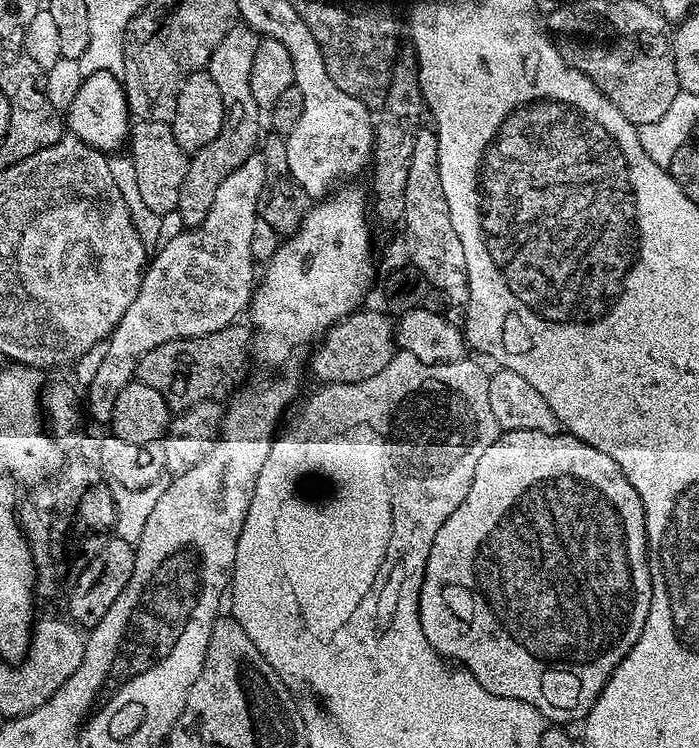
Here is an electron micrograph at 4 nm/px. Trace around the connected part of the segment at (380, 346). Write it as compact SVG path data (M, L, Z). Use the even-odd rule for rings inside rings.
M357 310L345 320L338 321L315 345L312 372L320 379L321 385L366 382L366 378L382 374L382 370L386 370L393 356L397 355L398 345L394 339L393 321L388 321L389 317L383 311L364 311Z

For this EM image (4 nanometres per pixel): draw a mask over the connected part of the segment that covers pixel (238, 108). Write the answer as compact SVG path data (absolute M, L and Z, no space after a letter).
M238 22L224 35L222 42L214 46L214 54L210 54L208 59L206 71L218 85L218 94L222 94L224 125L218 138L214 138L210 146L206 146L191 157L176 207L178 217L180 216L181 222L184 223L181 225L185 229L197 228L203 222L206 214L210 214L210 206L214 202L214 194L218 186L222 186L225 178L234 170L238 170L238 166L242 166L246 158L253 156L261 143L262 109L258 106L258 102L254 102L254 94L250 90L250 66L254 66L254 54L258 54L260 41L261 37L253 28Z

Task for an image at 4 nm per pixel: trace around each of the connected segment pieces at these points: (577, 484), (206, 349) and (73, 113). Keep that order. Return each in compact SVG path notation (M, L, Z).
M538 430L501 431L495 442L482 453L482 458L474 469L470 494L466 494L466 498L462 498L462 506L458 506L458 510L454 510L454 514L450 514L450 518L442 522L434 538L434 546L430 546L430 558L424 567L424 581L420 591L422 630L436 652L453 661L461 660L464 663L461 665L497 696L530 703L541 712L545 721L555 722L560 726L571 725L571 720L583 721L594 706L598 694L602 694L610 674L616 669L618 662L622 662L622 658L630 654L642 634L642 626L646 626L652 593L647 546L642 498L638 490L630 486L626 474L622 474L618 462L614 462L610 454L594 450L594 446L569 436L563 430L554 434Z
M247 323L227 324L209 336L191 336L154 346L138 362L135 379L158 390L173 413L186 411L203 400L223 401L223 396L235 393L245 383L244 363L250 360L250 345L254 332Z
M92 72L85 75L74 102L66 109L66 128L71 135L105 154L125 147L130 136L130 113L121 77L114 72Z

